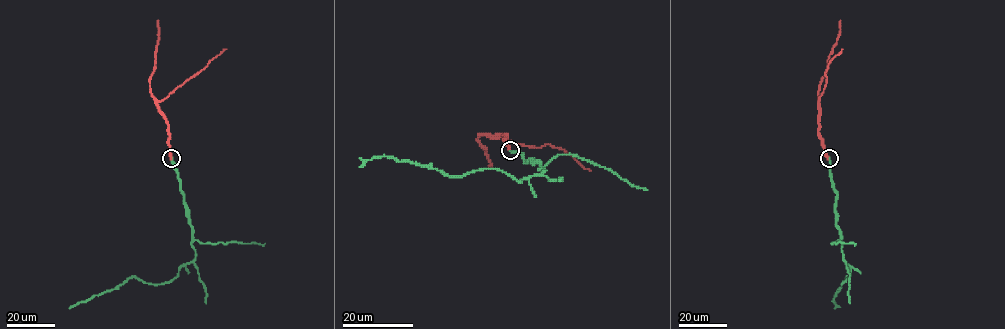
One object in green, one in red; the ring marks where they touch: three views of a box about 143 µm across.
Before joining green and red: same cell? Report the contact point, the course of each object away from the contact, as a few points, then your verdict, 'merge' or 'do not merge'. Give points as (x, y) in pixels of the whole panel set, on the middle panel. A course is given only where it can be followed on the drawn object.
place (510, 150); course green (510, 150), (535, 161), (544, 171), (520, 182), (490, 169), (450, 177), (437, 169), (394, 158), (359, 157); course red (510, 149), (505, 135), (487, 135), (502, 135), (526, 146), (558, 147), (590, 171); merge

